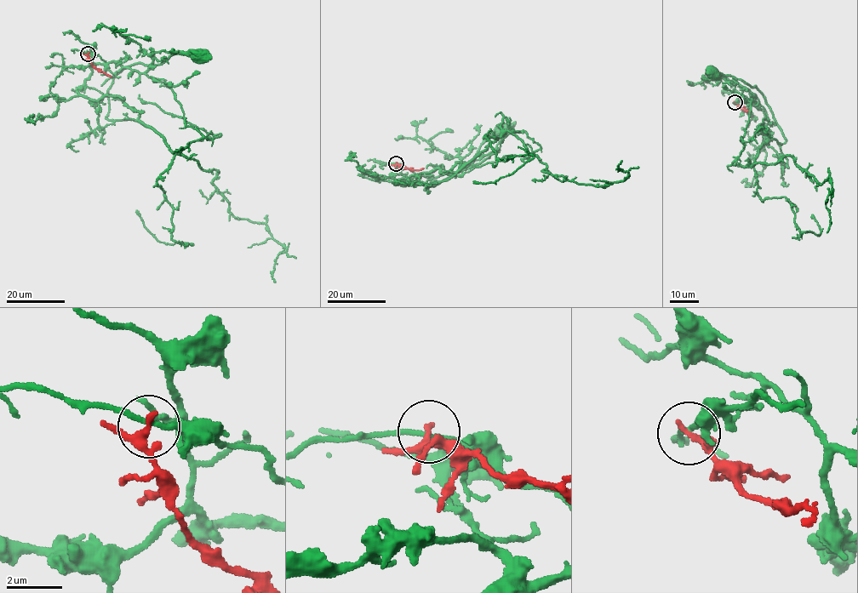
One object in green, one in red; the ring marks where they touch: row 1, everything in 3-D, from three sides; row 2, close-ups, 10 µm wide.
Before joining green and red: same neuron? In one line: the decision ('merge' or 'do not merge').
do not merge

